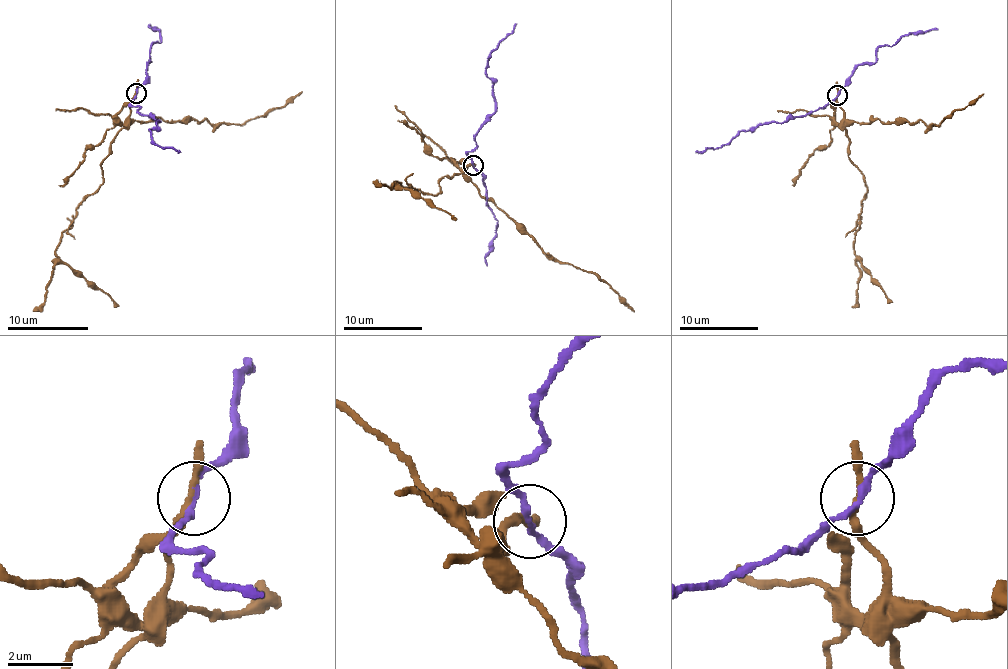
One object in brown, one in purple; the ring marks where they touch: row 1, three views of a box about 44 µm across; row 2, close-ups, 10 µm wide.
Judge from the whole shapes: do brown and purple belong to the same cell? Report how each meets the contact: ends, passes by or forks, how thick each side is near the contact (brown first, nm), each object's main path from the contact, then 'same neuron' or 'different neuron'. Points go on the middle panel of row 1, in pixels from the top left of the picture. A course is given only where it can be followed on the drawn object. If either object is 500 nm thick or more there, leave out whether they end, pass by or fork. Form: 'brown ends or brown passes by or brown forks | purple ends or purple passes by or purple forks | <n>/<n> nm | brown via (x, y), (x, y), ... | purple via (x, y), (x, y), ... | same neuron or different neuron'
brown passes by | purple passes by | 180/180 nm | brown via (474, 166), (452, 177), (446, 175), (438, 183), (440, 191), (434, 195), (395, 181), (417, 191), (456, 221) | purple via (474, 166), (468, 154), (475, 146), (479, 126), (495, 110), (493, 81), (485, 65), (495, 48), (517, 24) | different neuron

